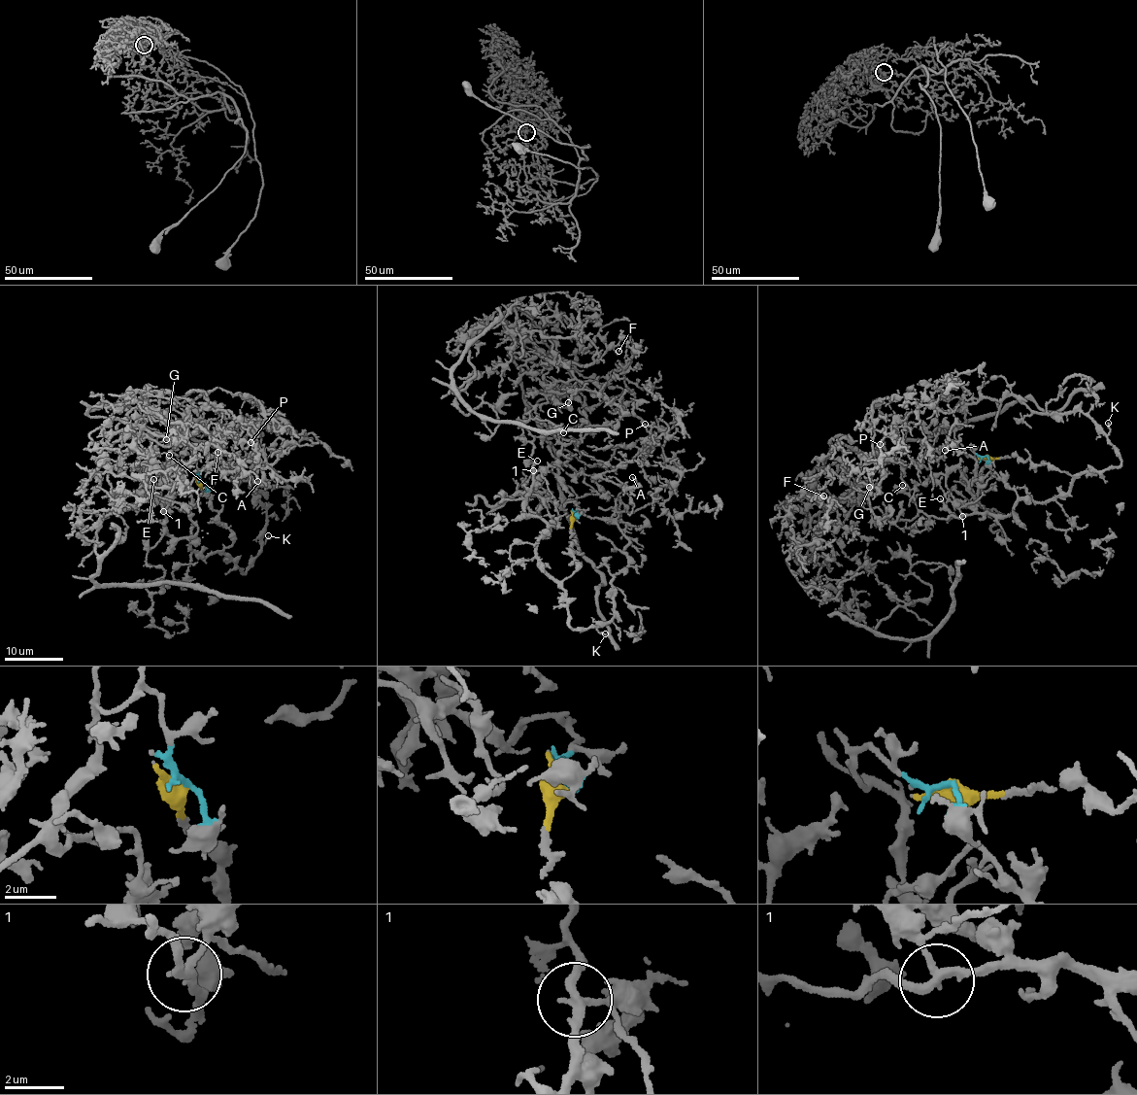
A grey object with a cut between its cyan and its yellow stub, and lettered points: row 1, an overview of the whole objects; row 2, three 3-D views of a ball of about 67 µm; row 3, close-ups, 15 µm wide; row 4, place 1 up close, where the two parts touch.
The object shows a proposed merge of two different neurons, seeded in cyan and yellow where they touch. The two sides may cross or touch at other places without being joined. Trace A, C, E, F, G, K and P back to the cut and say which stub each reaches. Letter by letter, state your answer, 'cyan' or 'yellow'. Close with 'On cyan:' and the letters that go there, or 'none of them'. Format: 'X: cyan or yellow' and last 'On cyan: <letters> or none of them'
A: cyan
C: yellow
E: yellow
F: cyan
G: cyan
K: yellow
P: cyan
On cyan: A, F, G, P

